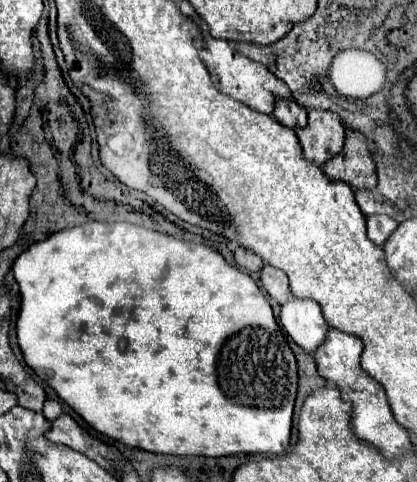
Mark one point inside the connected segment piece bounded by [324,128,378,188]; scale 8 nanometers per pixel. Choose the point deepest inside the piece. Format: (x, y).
(354, 164)

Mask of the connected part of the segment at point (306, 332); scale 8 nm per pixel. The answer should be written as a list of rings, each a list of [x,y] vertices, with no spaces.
[[[290,296],[290,300],[282,304],[280,322],[290,338],[310,354],[324,342],[328,332],[328,324],[320,306],[308,298]]]

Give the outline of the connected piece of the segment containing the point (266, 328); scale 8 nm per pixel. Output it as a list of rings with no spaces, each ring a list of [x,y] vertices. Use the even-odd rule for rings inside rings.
[[[86,222],[76,228],[68,228],[48,236],[42,242],[34,242],[24,250],[14,266],[14,278],[20,286],[22,306],[16,322],[18,344],[24,352],[26,364],[56,390],[56,394],[78,412],[94,430],[140,450],[156,454],[178,454],[178,456],[230,456],[230,454],[284,454],[290,446],[294,398],[298,390],[298,368],[296,358],[278,328],[272,308],[256,286],[256,282],[228,264],[216,250],[184,242],[180,238],[160,234],[148,228],[140,228],[128,222]]]

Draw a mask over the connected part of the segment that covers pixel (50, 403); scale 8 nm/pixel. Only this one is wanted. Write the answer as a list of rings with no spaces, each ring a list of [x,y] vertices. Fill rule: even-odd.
[[[46,400],[44,402],[44,410],[42,410],[42,414],[52,422],[52,420],[56,420],[58,416],[60,416],[60,412],[62,412],[62,406],[56,402],[56,400]]]

